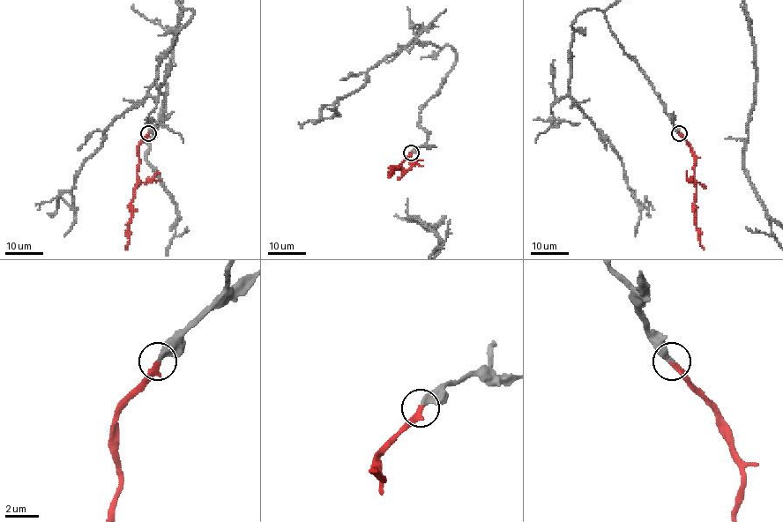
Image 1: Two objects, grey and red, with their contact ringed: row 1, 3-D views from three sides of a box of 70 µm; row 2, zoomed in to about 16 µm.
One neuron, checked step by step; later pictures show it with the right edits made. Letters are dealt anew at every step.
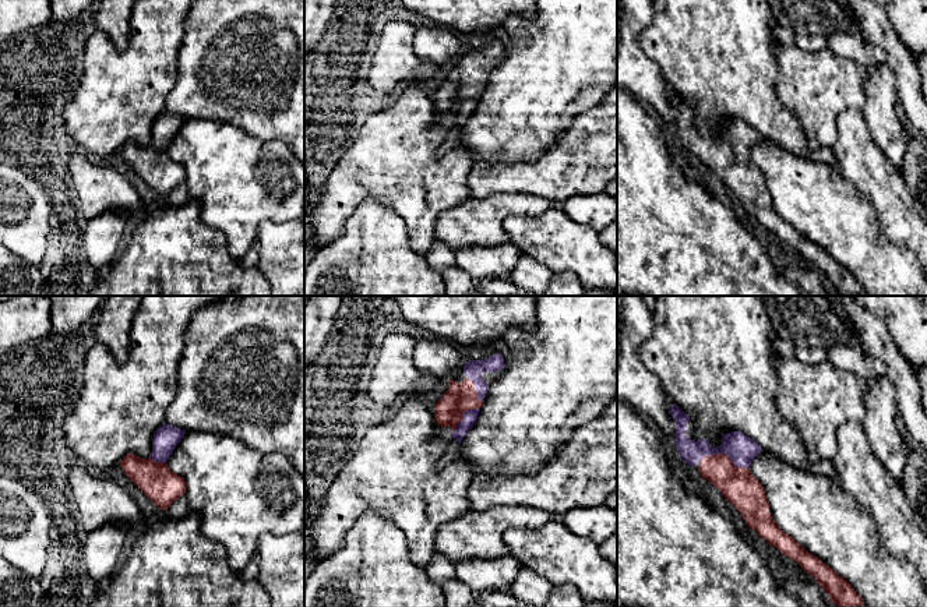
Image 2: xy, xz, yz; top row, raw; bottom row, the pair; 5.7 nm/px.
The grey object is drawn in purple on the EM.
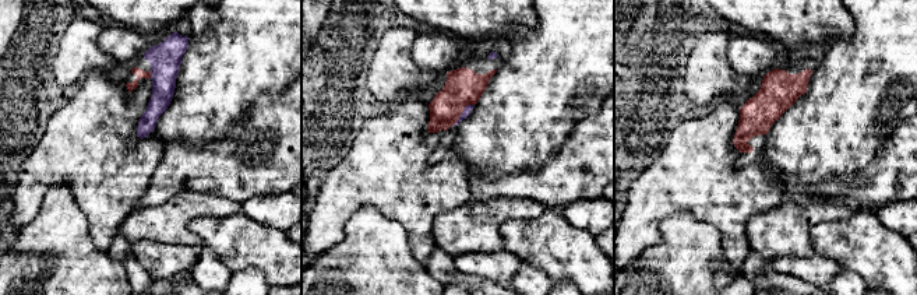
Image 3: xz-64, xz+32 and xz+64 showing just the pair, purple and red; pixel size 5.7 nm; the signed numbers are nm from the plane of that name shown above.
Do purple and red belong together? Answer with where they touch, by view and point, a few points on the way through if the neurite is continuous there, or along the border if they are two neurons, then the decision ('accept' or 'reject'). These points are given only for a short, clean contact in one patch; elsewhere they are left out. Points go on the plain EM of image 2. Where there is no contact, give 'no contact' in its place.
contact yz (723, 140); way yz (740, 137), (723, 140), (737, 172); accept

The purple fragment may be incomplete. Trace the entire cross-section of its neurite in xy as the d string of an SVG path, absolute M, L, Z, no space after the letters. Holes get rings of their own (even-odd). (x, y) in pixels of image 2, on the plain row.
M165 110L154 121L148 147L127 141L120 149L124 162L163 198L186 181L184 166L175 162L166 151L184 121L183 117Z

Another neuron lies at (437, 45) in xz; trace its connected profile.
M444 27L417 28L413 49L420 59L437 67L451 67L464 59L464 43L452 29Z

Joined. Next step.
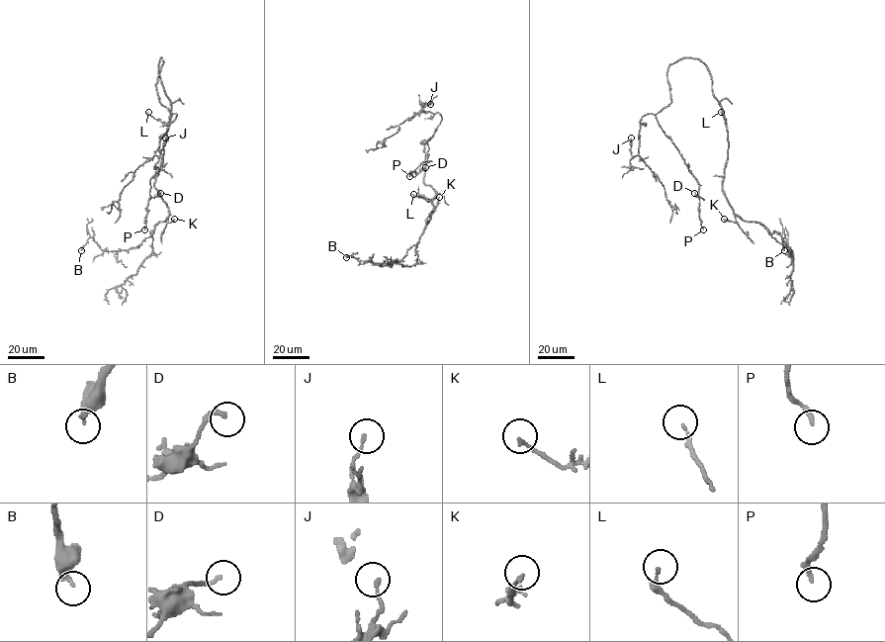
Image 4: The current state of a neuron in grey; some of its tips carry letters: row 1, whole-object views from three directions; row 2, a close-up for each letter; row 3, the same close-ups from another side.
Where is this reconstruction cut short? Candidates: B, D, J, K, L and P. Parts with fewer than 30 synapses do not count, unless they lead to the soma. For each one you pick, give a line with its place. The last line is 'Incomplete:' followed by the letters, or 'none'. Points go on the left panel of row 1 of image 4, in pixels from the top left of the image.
Incomplete: none

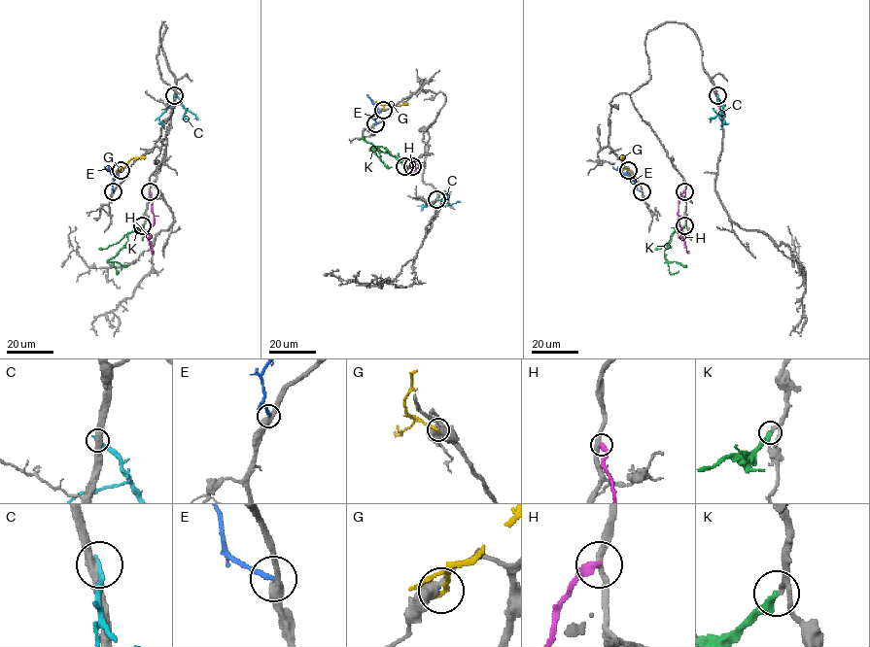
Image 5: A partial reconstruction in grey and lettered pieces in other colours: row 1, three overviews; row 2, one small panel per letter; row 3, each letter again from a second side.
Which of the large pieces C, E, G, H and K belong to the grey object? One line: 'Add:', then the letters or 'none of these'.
Add: none of these

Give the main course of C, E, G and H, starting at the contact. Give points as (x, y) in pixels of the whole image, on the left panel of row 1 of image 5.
C: (174, 95), (181, 103), (171, 105), (159, 117), (164, 129)
E: (113, 191), (115, 174), (104, 167)
G: (121, 170), (133, 158), (146, 156)
H: (150, 191), (155, 221), (149, 230), (152, 254)

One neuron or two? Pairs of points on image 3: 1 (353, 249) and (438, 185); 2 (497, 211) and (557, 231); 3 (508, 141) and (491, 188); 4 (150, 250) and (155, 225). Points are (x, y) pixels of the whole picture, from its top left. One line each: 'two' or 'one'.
1: two
2: two
3: two
4: two

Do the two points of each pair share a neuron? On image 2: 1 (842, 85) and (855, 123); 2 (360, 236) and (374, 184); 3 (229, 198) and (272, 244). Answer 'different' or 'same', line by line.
1: different
2: different
3: different

